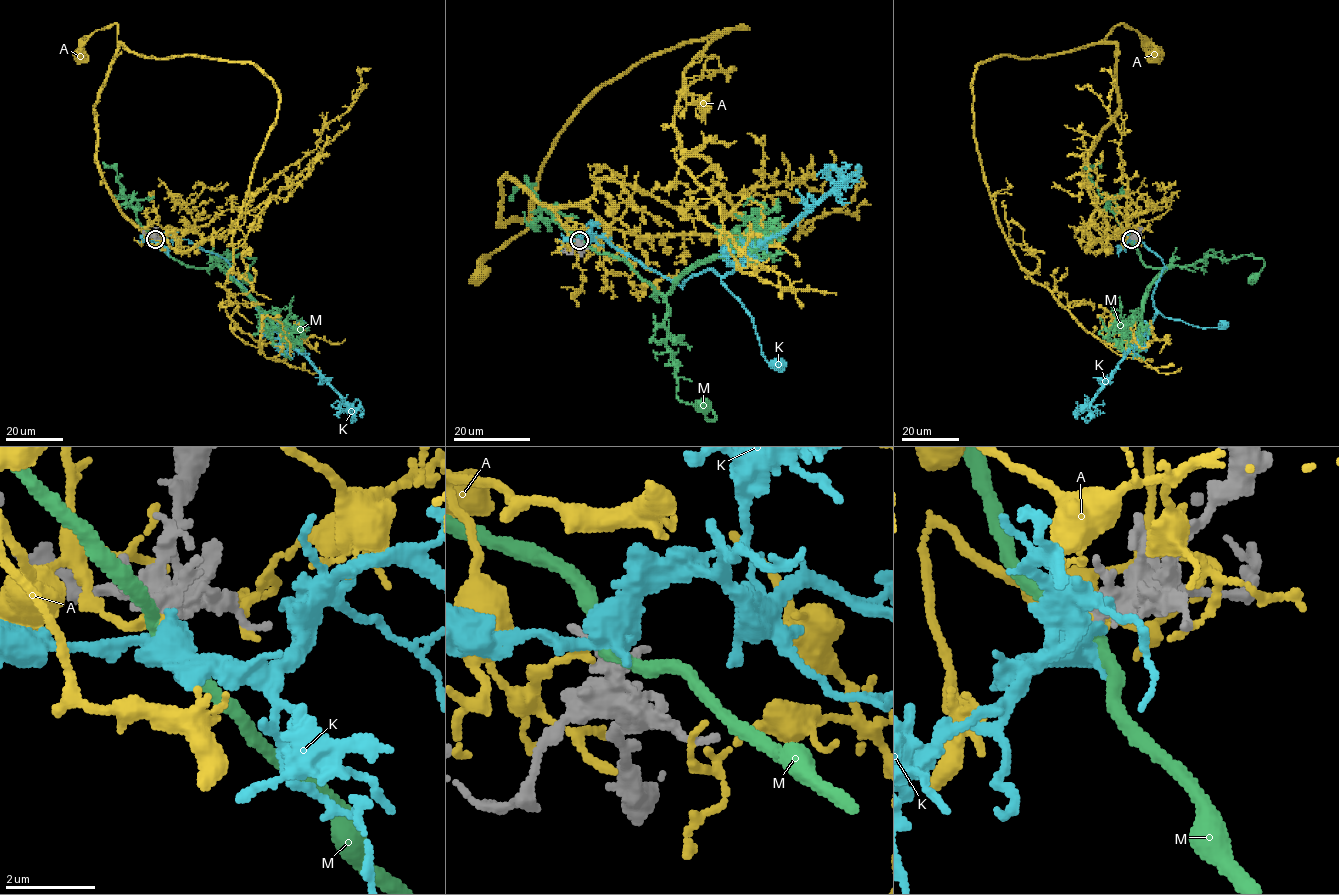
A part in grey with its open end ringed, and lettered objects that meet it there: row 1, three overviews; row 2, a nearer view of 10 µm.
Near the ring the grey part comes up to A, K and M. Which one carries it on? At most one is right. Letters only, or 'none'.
K

